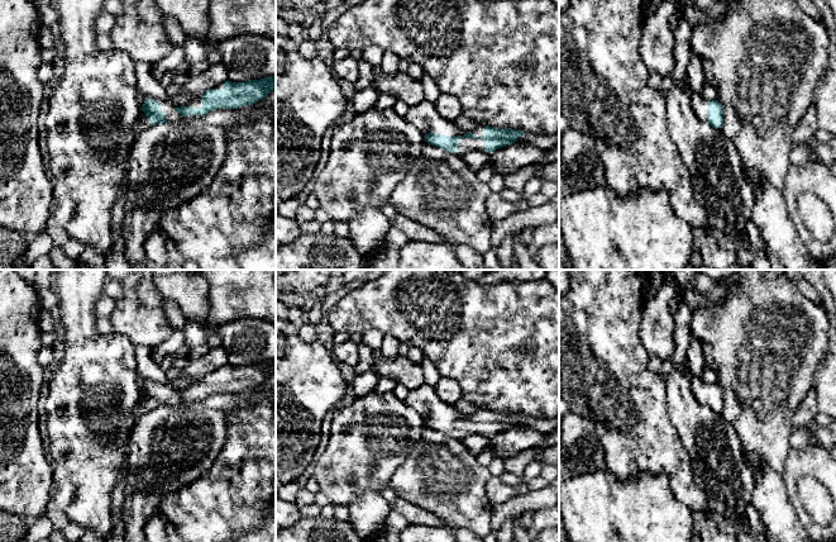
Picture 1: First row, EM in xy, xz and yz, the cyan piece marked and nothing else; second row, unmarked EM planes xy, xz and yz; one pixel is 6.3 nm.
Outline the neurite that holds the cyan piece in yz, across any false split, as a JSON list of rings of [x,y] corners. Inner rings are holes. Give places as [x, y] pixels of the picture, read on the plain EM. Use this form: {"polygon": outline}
{"polygon": [[[691,376],[691,386],[694,398],[702,406],[707,406],[715,413],[723,408],[723,391],[718,384],[706,384],[701,377]]]}

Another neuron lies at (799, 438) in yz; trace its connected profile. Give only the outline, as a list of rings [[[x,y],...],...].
[[[807,427],[804,428],[798,428],[798,429],[793,429],[793,432],[790,433],[790,447],[793,450],[803,450],[803,448],[807,448],[811,444],[809,442],[809,438],[812,437],[813,434],[811,434],[807,429]]]

